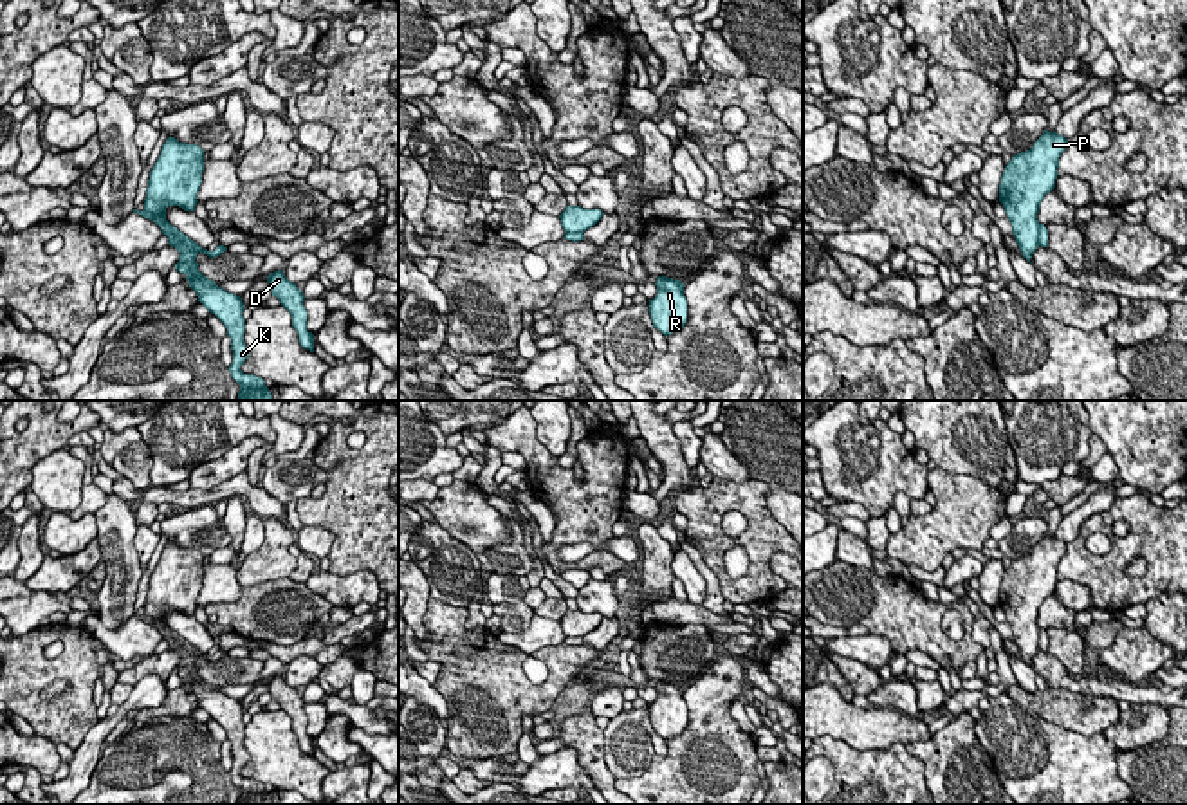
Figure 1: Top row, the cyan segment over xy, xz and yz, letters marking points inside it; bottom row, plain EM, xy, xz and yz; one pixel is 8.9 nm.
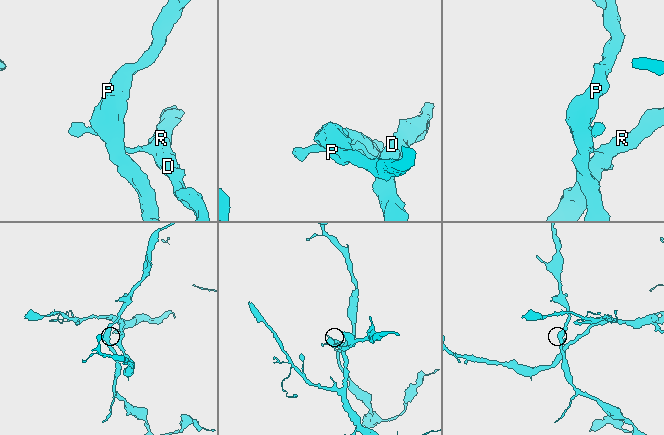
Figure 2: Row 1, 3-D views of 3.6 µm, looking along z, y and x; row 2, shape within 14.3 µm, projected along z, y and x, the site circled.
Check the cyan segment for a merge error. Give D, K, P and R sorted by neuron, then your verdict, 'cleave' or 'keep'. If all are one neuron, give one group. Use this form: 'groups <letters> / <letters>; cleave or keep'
groups D K P R; keep

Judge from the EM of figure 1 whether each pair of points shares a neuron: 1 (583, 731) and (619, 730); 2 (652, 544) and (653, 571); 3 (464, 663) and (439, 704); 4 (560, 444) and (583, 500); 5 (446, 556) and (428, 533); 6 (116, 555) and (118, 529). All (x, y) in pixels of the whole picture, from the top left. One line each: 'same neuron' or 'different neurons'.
1: different neurons
2: same neuron
3: different neurons
4: different neurons
5: same neuron
6: same neuron

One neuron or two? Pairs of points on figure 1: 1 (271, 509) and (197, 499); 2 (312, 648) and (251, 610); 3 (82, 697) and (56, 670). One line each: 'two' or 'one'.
1: one
2: two
3: one

